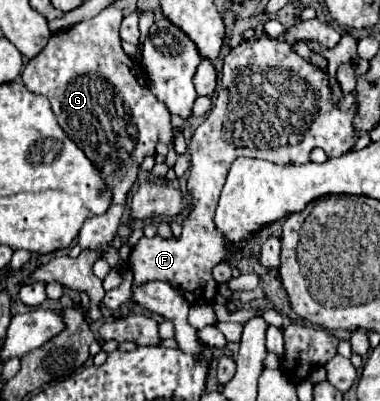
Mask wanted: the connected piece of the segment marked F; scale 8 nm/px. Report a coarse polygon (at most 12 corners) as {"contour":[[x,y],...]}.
{"contour":[[269,35],[225,57],[189,143],[181,237],[141,237],[135,285],[213,305],[213,223],[237,157],[309,163],[357,141],[355,93]]}

